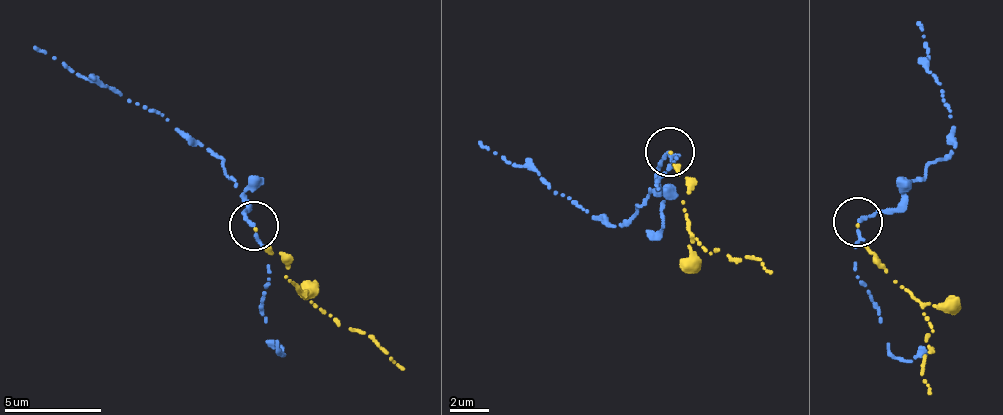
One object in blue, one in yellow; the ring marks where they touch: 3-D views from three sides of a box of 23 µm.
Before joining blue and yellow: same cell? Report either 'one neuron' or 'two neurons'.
two neurons

